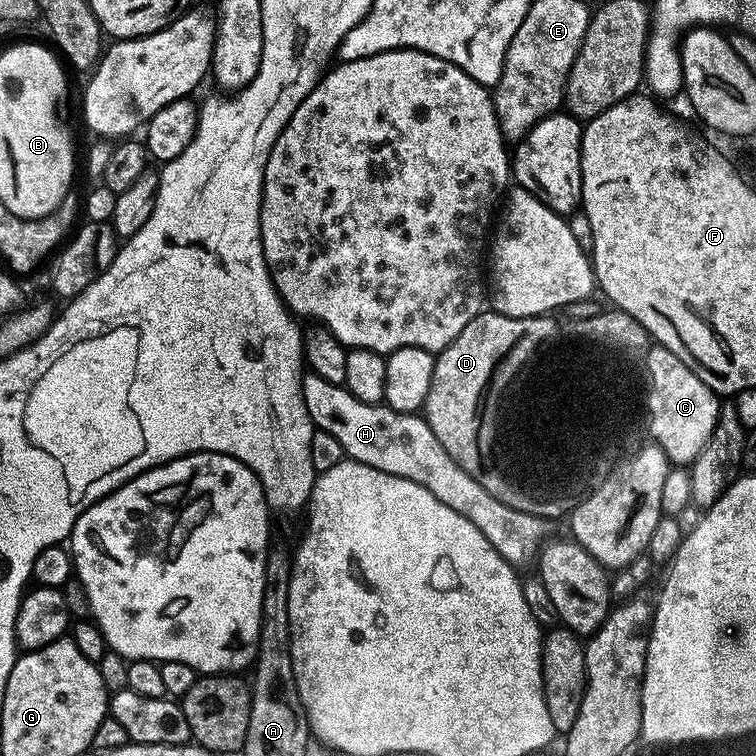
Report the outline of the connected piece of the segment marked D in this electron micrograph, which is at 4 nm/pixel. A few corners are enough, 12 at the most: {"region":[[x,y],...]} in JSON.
{"region":[[485,310],[436,356],[422,415],[476,472],[476,392],[529,324]]}

